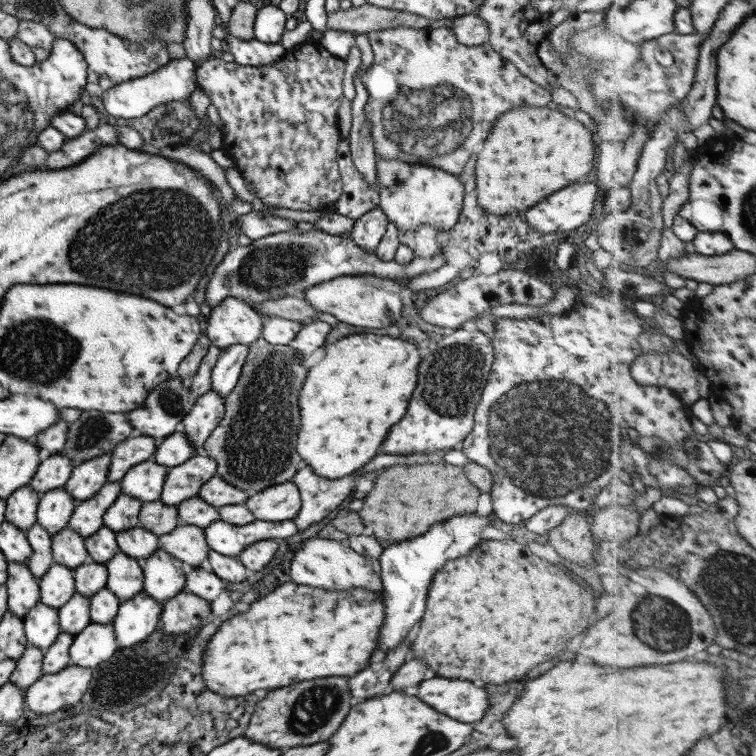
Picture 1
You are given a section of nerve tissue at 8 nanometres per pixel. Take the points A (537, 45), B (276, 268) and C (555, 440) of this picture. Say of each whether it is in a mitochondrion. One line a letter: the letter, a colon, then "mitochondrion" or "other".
A: other
B: mitochondrion
C: mitochondrion

